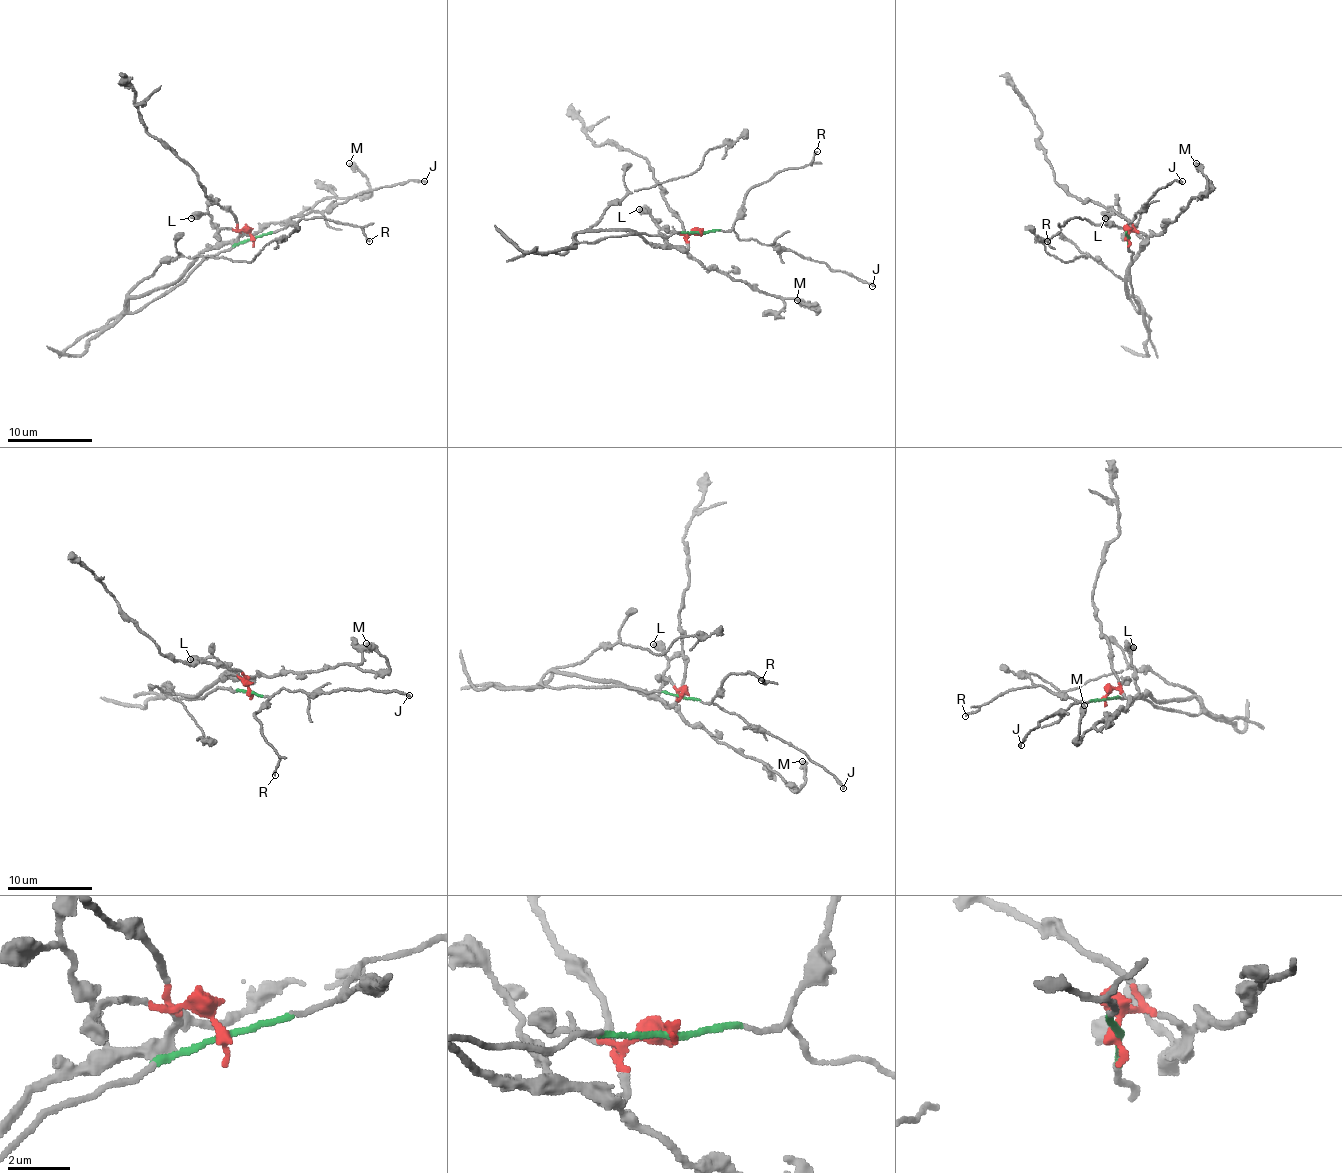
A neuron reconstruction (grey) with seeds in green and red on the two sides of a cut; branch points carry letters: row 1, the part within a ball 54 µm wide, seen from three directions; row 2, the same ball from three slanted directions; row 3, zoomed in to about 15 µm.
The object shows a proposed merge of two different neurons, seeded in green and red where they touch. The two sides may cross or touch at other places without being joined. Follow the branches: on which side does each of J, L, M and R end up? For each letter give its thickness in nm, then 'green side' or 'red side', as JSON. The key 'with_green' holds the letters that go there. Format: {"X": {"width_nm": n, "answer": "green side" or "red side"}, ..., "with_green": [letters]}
{"J": {"width_nm": 190, "answer": "green side"}, "L": {"width_nm": 550, "answer": "red side"}, "M": {"width_nm": 460, "answer": "red side"}, "R": {"width_nm": 140, "answer": "green side"}, "with_green": ["J", "R"]}

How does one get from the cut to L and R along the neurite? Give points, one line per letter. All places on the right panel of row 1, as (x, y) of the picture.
L: (1129, 237), (1129, 225), (1118, 214), (1106, 218)
R: (1129, 237), (1127, 231), (1114, 225), (1091, 225), (1084, 218), (1067, 220), (1048, 242)

